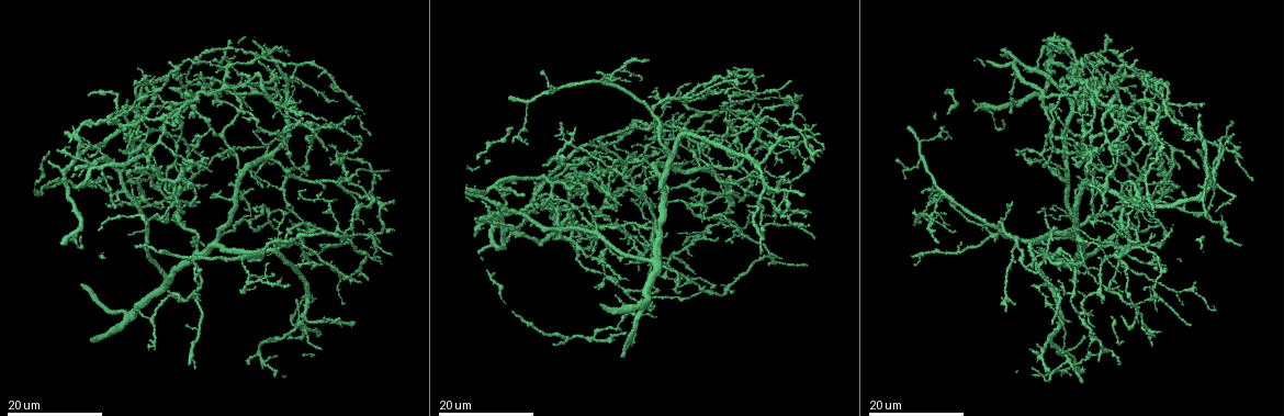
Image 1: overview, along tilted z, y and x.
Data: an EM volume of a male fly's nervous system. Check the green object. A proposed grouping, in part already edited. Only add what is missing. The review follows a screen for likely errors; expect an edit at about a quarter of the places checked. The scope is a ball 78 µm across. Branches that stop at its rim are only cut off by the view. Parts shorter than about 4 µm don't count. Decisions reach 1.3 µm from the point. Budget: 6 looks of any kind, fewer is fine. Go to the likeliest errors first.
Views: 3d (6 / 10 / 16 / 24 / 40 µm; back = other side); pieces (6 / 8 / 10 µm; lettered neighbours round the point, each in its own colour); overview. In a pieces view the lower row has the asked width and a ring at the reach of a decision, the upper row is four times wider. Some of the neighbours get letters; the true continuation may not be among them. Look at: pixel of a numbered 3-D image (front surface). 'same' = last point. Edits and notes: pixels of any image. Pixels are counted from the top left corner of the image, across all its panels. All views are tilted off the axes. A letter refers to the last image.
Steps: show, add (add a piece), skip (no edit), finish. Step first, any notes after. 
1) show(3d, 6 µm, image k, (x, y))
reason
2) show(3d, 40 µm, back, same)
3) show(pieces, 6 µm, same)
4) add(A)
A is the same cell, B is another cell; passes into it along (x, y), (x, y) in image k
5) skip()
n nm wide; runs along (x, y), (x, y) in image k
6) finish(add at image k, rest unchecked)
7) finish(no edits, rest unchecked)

show(3d, 16 µm, image 1, (680, 292))
branch stops here

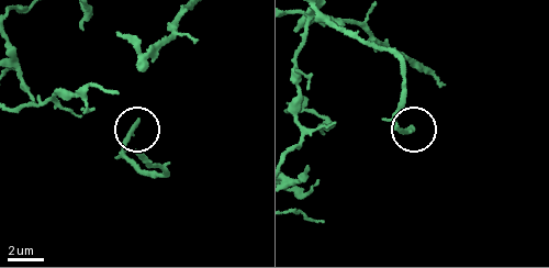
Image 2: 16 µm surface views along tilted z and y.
show(pieces, 8 µm, image 2, (139, 122))

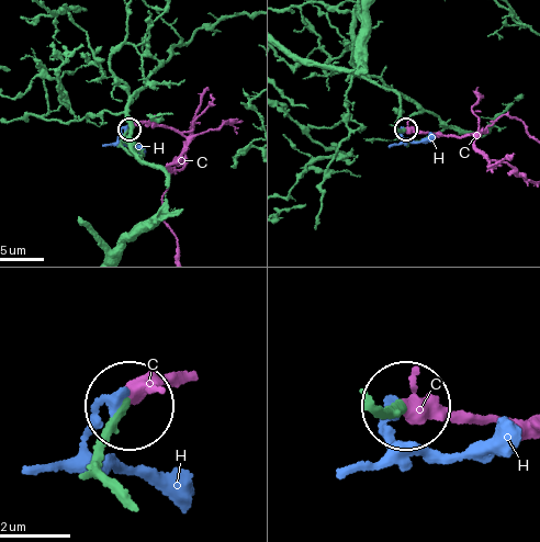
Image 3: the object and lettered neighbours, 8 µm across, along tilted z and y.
add(C)
C is the same cell, H is another cell; passes into it along (125, 149), (165, 125), (183, 164) in image 3; the neuron continues

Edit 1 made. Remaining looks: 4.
show(3d, 16 µm, image 1, (1160, 131))
free end

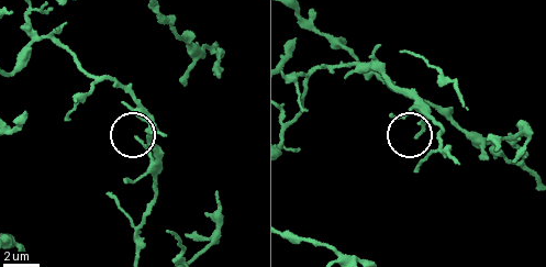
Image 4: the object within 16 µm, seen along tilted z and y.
show(pieces, 6 µm, image 4, (135, 137))
what lies round it

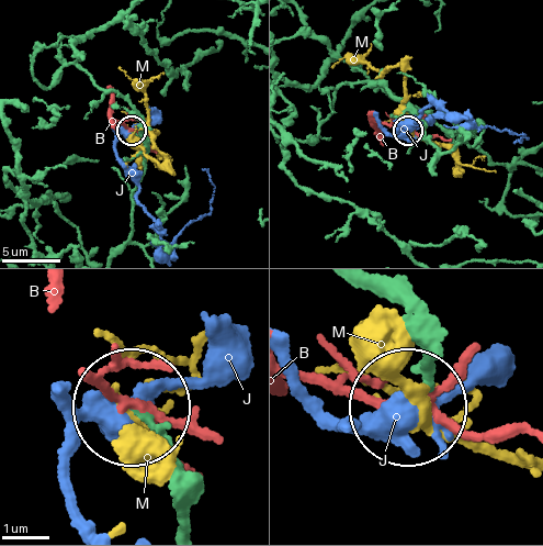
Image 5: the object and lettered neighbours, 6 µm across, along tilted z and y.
skip()
B, J and M are other cells; no lettered piece goes on from it

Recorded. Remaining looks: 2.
show(3d, 24 µm, image 1, (192, 146))
an open end

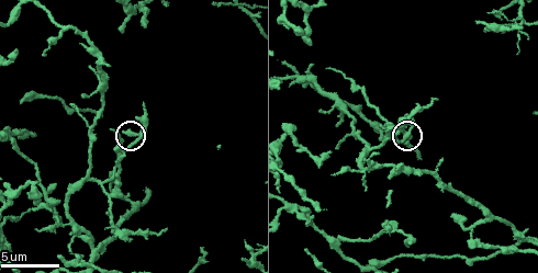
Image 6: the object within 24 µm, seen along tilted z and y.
show(pieces, 10 µm, image 6, (402, 140))

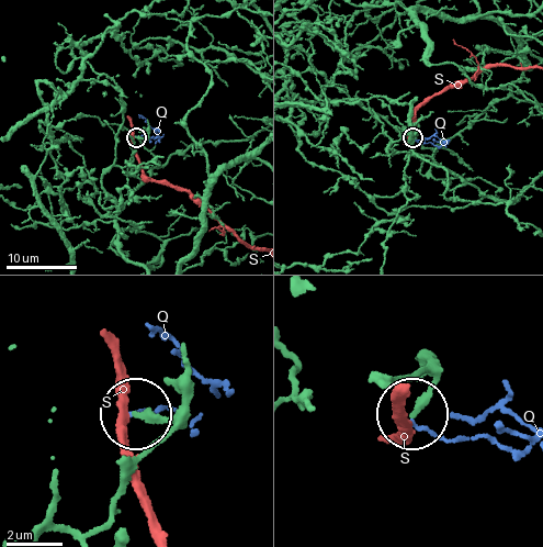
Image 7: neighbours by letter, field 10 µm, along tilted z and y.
add(Q)
Q is the same cell, S is another cell; the neuron continues

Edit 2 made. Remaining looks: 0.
finish(add at image 3, add at image 7, rest unchecked)

